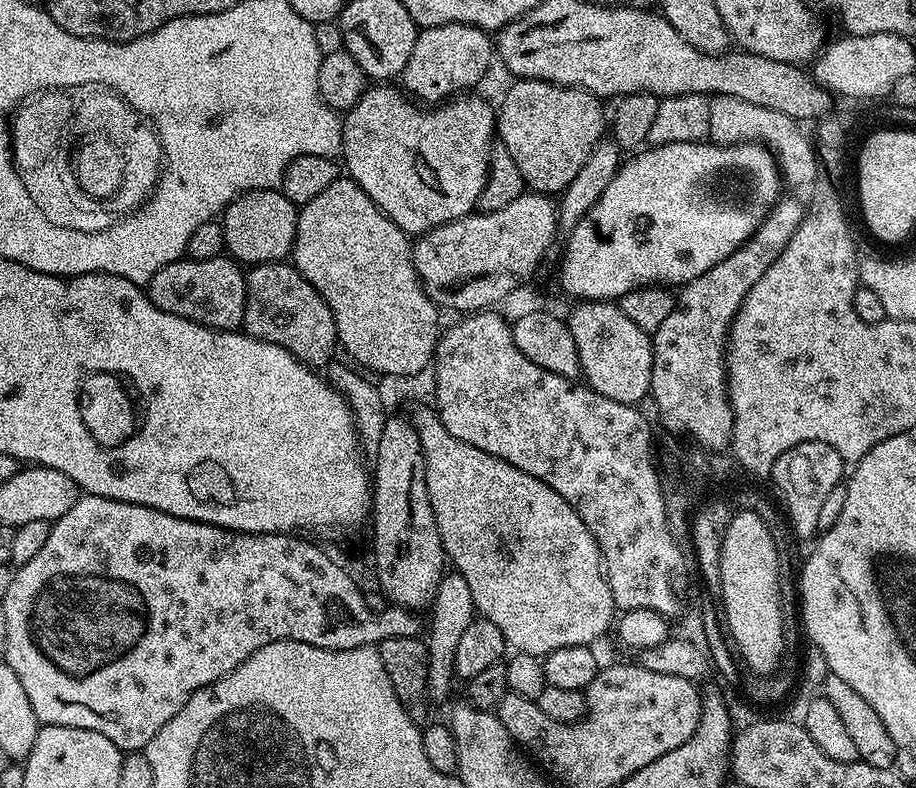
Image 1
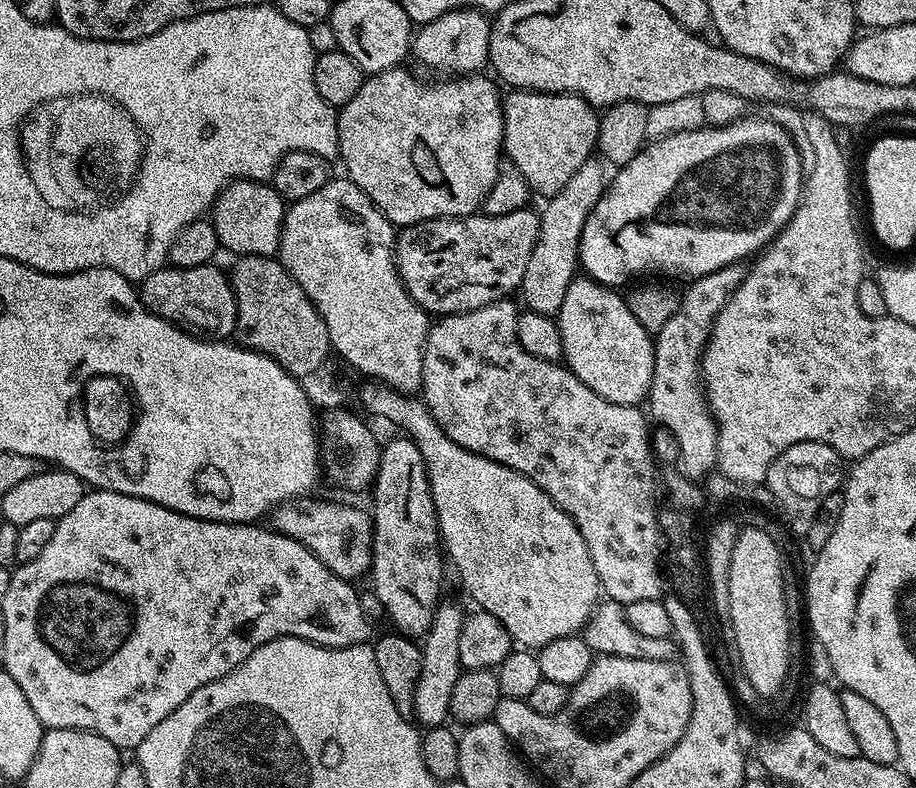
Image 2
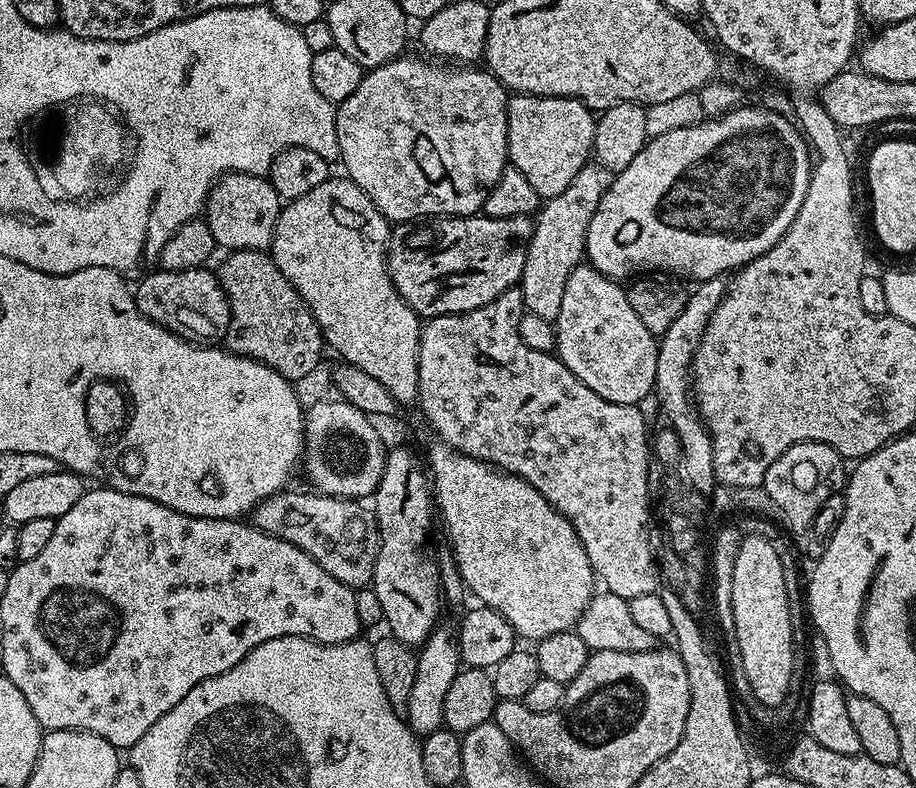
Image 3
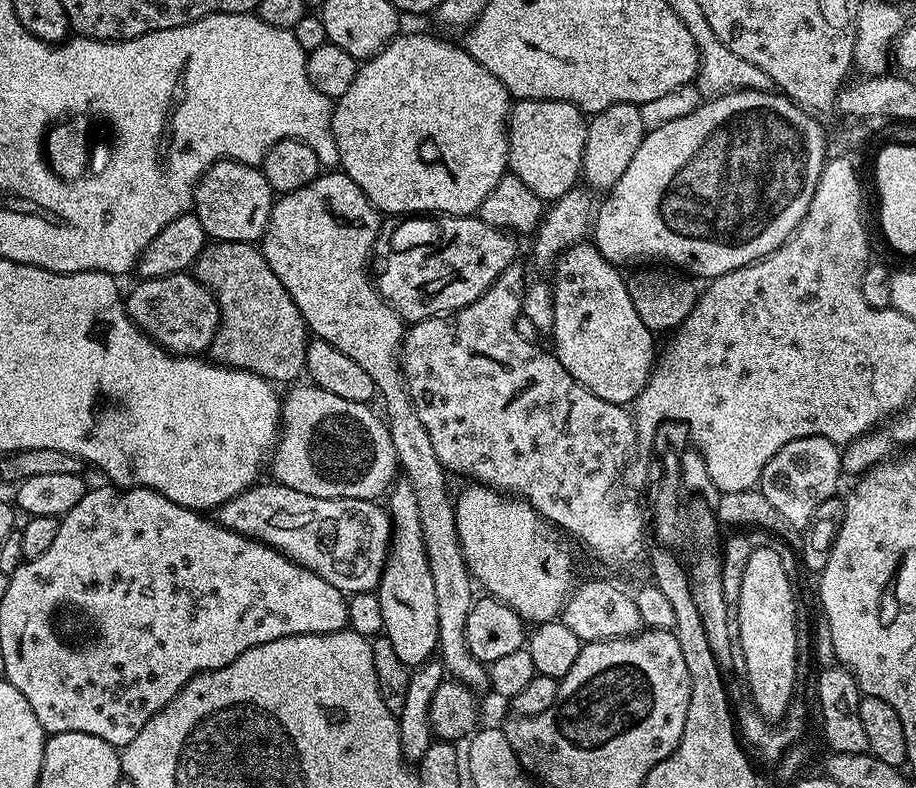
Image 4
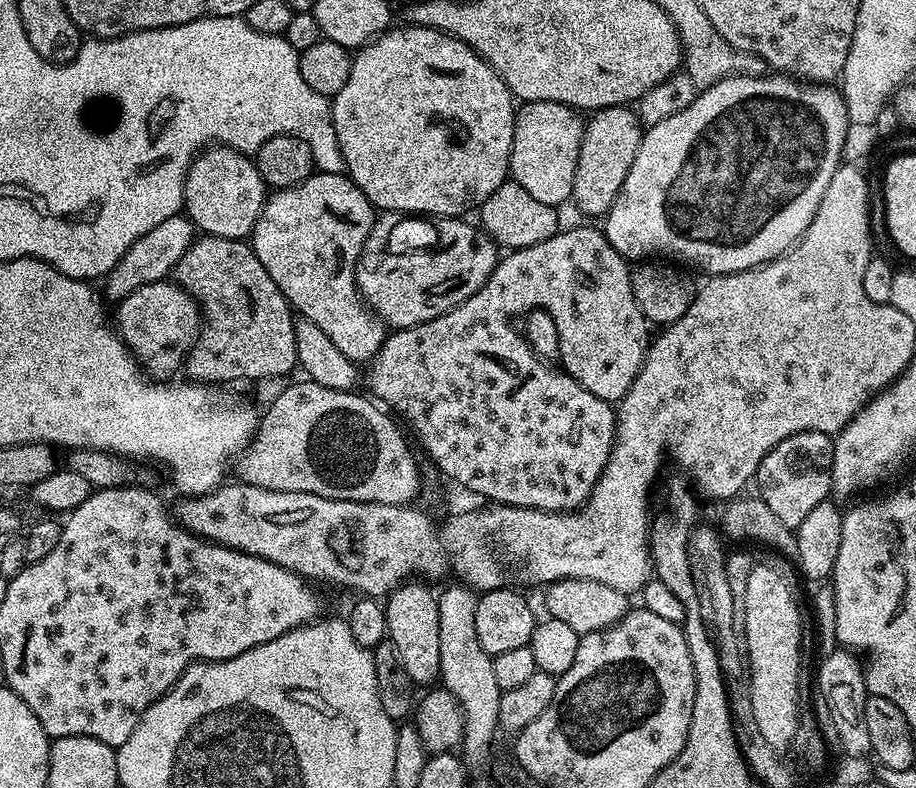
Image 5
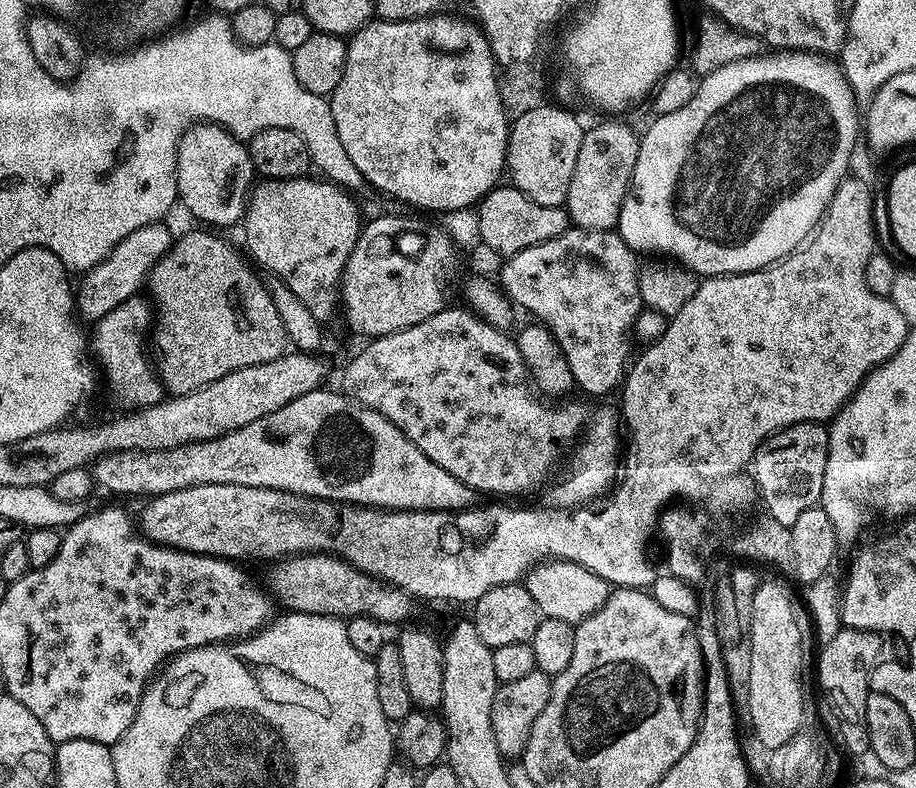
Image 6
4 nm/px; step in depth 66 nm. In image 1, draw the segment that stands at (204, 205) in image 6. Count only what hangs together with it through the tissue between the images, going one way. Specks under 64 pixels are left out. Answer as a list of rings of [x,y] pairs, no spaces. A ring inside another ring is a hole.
[[[257,188],[254,192],[243,192],[222,213],[224,247],[227,255],[244,266],[274,264],[287,261],[292,250],[292,243],[296,240],[297,211],[297,205],[292,204],[290,198],[286,198],[277,189]]]

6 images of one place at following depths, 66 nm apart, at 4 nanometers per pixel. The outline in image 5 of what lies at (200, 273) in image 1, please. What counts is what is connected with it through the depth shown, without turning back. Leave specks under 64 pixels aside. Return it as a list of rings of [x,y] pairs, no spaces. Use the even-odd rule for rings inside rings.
[[[167,279],[158,282],[150,282],[146,286],[138,286],[126,298],[122,298],[116,305],[116,316],[114,312],[114,328],[121,340],[128,345],[128,351],[136,357],[136,363],[151,379],[164,382],[176,367],[185,363],[186,357],[192,350],[202,331],[201,307],[197,300],[191,296],[186,289],[181,288],[176,282]]]

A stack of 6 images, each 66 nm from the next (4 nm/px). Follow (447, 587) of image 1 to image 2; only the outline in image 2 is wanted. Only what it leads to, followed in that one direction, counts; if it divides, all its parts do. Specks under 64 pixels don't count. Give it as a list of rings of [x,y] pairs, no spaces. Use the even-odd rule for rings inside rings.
[[[447,602],[437,604],[434,618],[430,622],[428,631],[422,637],[420,649],[422,670],[418,674],[418,686],[414,690],[412,711],[415,719],[425,729],[441,727],[447,721],[444,719],[449,719],[452,710],[450,698],[454,694],[454,682],[458,682],[462,671],[458,658],[458,641],[462,635],[465,615],[465,609],[460,609],[456,604],[447,604]]]

